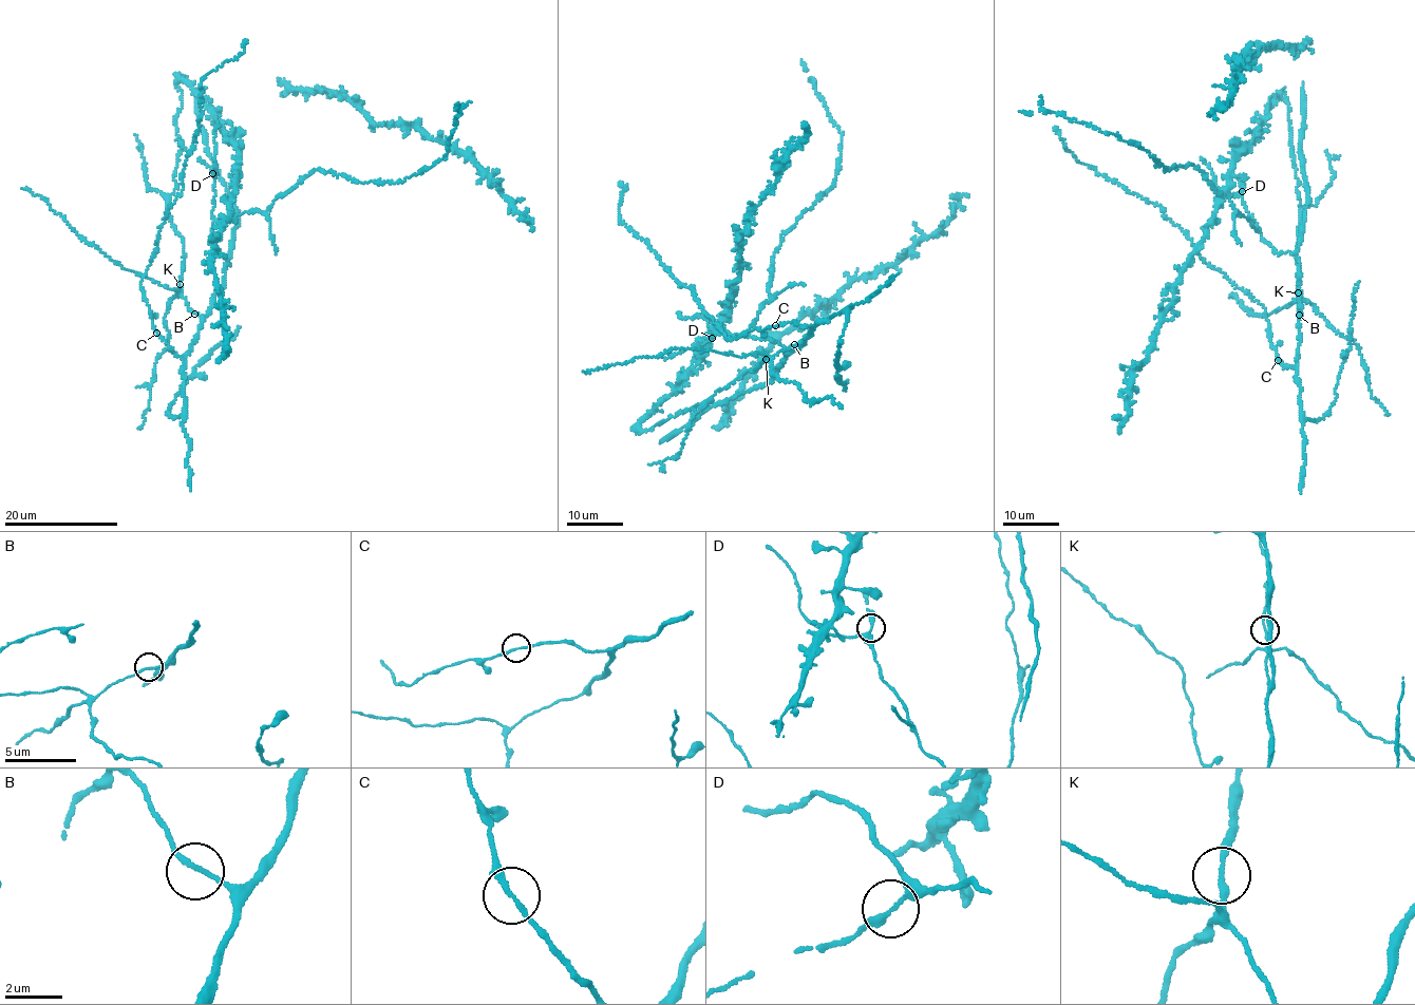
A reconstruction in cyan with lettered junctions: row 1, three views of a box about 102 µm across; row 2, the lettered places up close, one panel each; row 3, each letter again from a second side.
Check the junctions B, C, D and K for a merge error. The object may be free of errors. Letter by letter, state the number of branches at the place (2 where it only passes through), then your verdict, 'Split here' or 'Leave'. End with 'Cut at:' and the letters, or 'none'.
B: Branches: 2. Leave
C: Branches: 2. Leave
D: Branches: 2. Leave
K: Branches: 2. Leave
Cut at: none

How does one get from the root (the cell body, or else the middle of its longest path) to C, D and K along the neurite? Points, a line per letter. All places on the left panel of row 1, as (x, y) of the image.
C: (194, 313), (202, 318), (202, 325), (191, 351), (182, 357), (172, 353), (156, 333)
D: (194, 313), (203, 317), (207, 315), (227, 266), (212, 230), (212, 173)
K: (194, 313), (181, 294), (180, 284)

